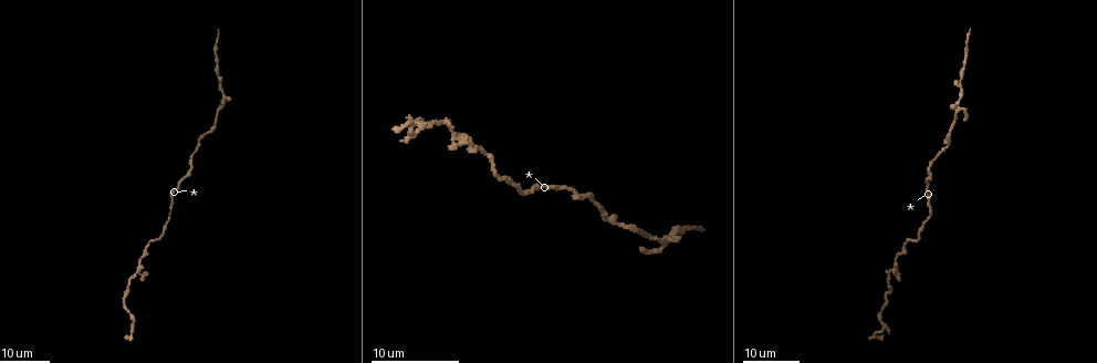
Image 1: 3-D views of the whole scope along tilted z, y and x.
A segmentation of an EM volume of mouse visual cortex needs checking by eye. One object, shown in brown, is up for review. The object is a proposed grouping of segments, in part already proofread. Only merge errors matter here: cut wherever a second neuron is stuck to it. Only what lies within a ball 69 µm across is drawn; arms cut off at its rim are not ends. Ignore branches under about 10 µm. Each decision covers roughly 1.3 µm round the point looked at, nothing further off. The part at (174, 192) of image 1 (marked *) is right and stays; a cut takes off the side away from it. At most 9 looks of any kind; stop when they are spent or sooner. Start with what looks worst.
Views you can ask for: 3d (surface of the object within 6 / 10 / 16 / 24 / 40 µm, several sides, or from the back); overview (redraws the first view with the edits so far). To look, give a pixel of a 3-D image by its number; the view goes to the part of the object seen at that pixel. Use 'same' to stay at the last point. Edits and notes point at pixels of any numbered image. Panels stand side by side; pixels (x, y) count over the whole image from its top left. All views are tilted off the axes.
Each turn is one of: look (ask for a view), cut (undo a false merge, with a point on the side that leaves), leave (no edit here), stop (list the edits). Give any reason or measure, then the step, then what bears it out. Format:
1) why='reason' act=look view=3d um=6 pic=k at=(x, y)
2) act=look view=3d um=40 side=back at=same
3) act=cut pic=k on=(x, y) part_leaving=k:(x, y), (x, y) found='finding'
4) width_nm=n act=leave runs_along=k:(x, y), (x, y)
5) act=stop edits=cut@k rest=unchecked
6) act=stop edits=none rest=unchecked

why='two arms in line, one across' act=look view=3d um=16 pic=1 at=(203, 134)

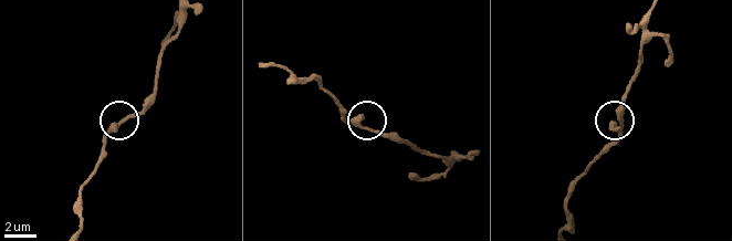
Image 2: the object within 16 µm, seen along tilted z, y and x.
act=look view=3d um=6 pic=2 at=(124, 121)

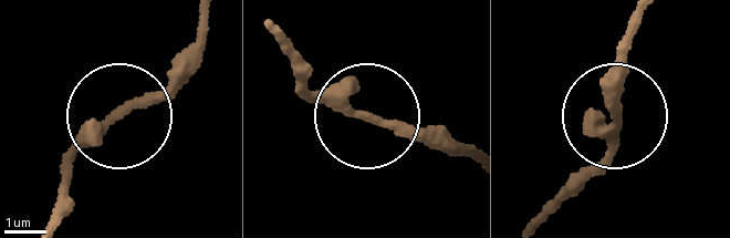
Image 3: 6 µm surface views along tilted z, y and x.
arms=3 act=leave runs_along=3:(50, 213), (81, 153), (200, 51) found='continuous, no second neuron'

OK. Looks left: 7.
why='three arms meet' act=look view=3d um=24 pic=1 at=(134, 272)

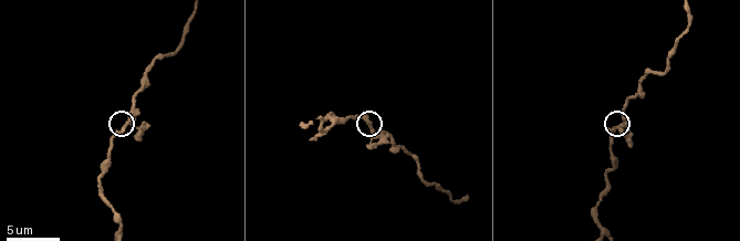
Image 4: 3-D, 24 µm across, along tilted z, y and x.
why='closer look' act=look view=3d um=10 pic=4 at=(125, 126)

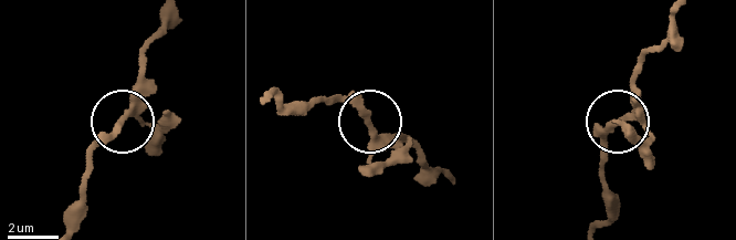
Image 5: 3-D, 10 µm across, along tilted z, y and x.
act=leave runs_along=5:(445, 176), (430, 170), (418, 148), (387, 137), (327, 95) found='continuous, no second neuron'

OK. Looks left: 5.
why='thin neck' act=look view=3d um=10 pic=4 at=(603, 176)

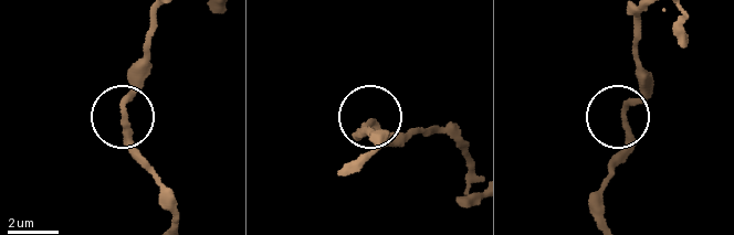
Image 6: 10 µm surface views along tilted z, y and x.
act=leave runs_along=6:(640, 13), (639, 94), (622, 109), (625, 147), (606, 188) found='continuous, no second neuron'

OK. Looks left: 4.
why='calibre changes' act=look view=3d um=24 pic=1 at=(567, 186)

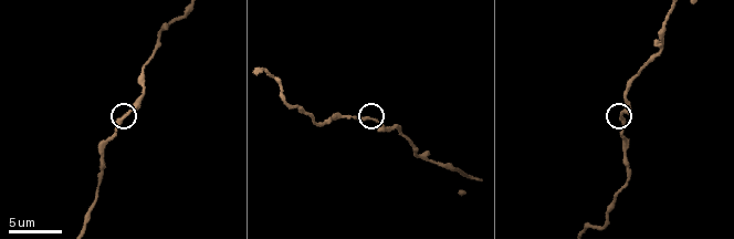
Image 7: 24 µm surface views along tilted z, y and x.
why='zoom in' act=look view=3d um=6 pic=7 at=(126, 112)

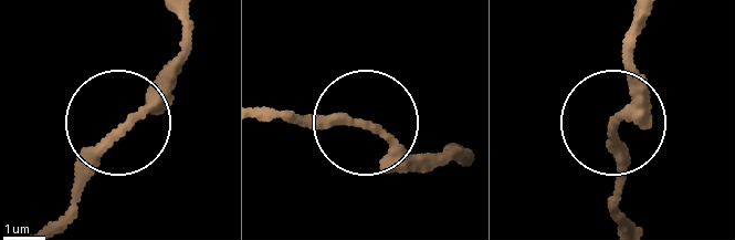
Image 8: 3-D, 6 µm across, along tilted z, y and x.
act=leave runs_along=8:(260, 111), (363, 125), (424, 168) found='one neuron here'

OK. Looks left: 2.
act=stop edits=none rest=unchecked

